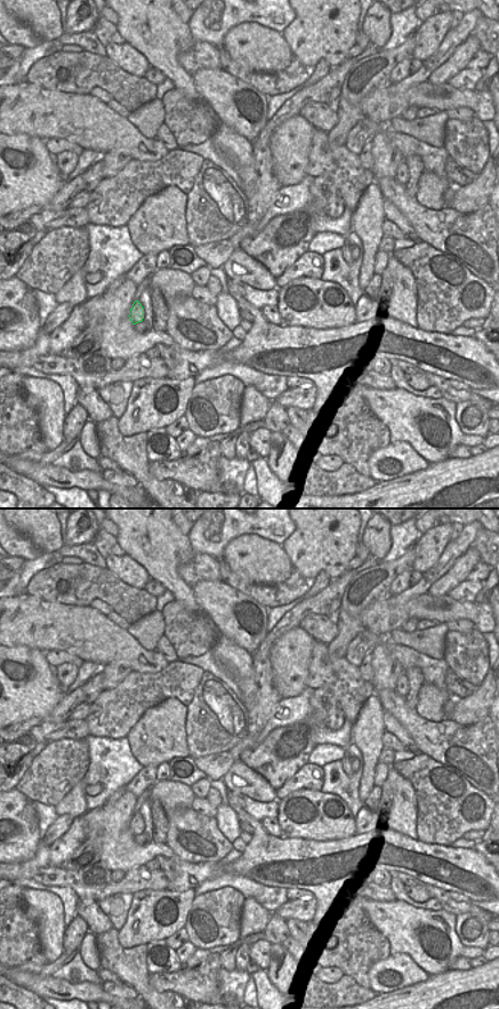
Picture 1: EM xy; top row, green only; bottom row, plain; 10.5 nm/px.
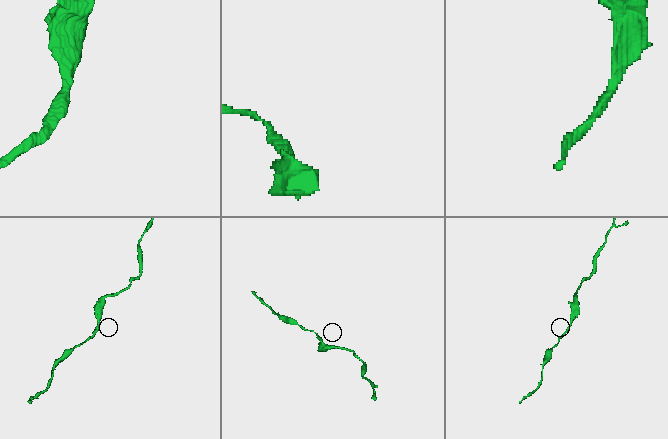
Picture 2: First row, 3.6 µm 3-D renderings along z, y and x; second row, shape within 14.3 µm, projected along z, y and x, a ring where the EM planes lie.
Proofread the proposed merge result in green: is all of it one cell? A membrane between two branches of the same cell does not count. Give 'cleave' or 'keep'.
keep

